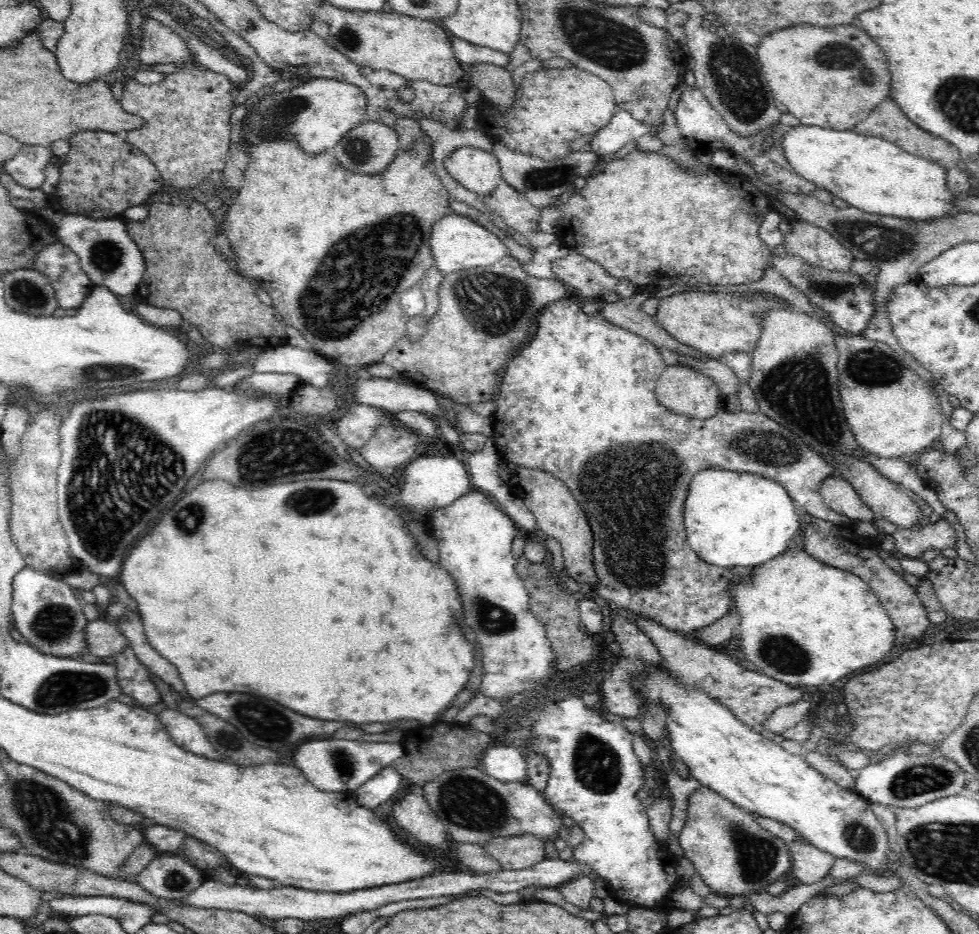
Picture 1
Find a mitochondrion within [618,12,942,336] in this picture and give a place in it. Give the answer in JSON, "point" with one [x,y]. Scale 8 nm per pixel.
{"point":[733,73]}

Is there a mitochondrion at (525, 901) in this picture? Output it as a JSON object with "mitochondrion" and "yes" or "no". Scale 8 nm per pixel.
{"mitochondrion":"no"}

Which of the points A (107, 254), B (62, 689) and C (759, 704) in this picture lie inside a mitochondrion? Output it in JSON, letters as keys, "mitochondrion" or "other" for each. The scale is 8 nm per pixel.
{"A":"mitochondrion","B":"mitochondrion","C":"other"}

